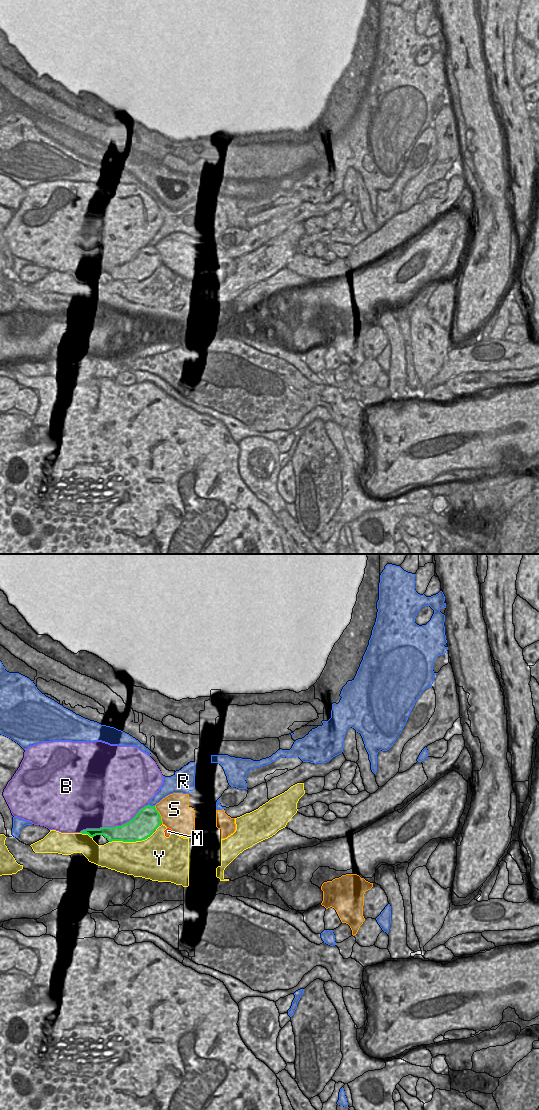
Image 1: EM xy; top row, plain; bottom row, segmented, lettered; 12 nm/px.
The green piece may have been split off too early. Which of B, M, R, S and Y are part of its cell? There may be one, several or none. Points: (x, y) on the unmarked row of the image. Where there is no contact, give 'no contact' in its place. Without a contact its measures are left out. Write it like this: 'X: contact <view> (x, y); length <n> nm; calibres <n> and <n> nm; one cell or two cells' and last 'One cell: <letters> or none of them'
B: contact xy (113, 267); length 900 nm; calibres 260 and 480 nm; two cells
M: contact xy (160, 264); length 50 nm; calibres 300 and 20 nm; one cell
R: contact xy (151, 246); length 90 nm; calibres 300 and 130 nm; two cells
S: contact xy (159, 255); length 240 nm; calibres 300 and 360 nm; two cells
Y: contact xy (131, 281); length 550 nm; calibres 300 and 440 nm; two cells
One cell: M

